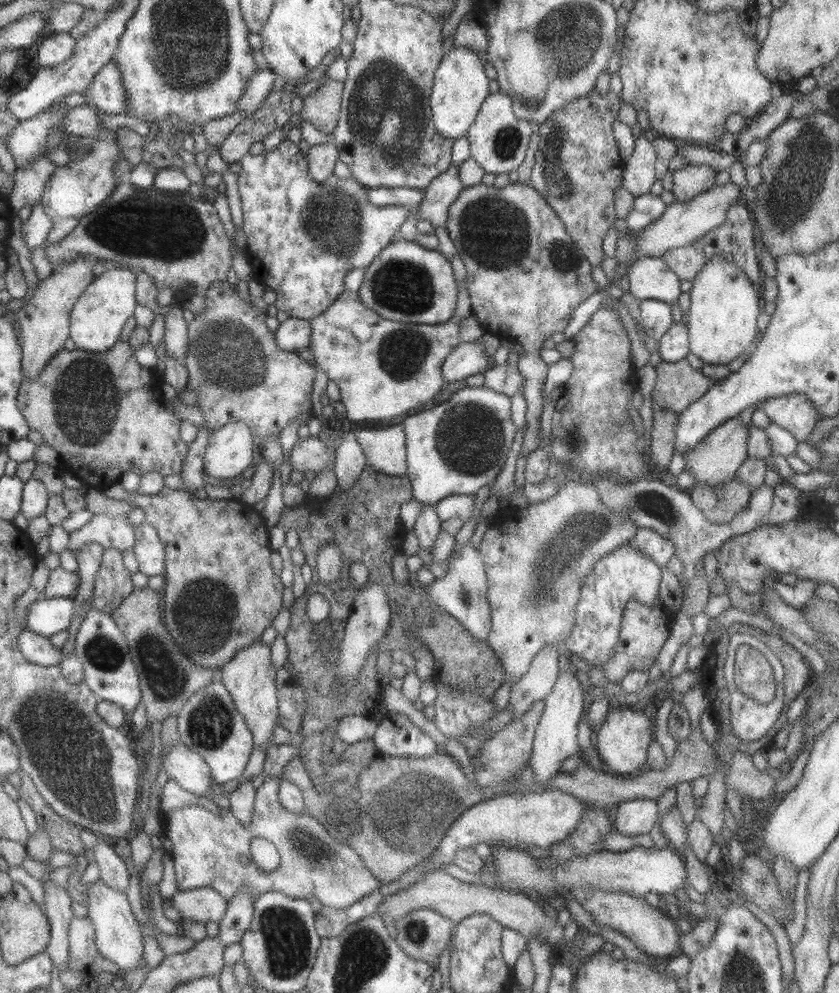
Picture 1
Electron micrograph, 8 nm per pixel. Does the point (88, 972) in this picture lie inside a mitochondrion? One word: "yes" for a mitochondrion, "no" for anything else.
no

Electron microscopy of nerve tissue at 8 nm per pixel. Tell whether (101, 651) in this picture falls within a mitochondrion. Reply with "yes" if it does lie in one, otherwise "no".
yes

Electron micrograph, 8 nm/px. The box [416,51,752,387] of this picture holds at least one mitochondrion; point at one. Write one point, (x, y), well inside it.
(492, 232)

